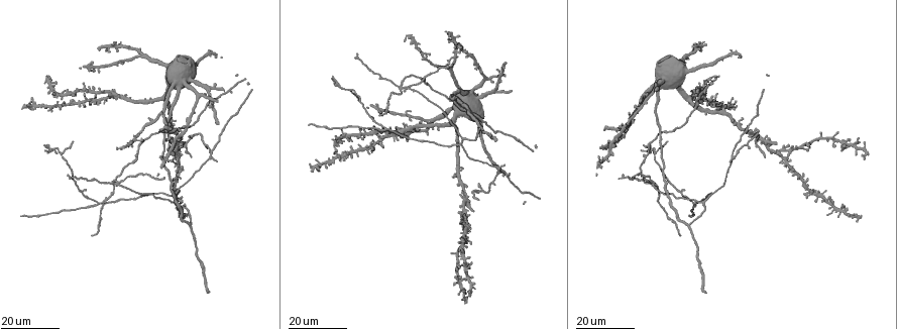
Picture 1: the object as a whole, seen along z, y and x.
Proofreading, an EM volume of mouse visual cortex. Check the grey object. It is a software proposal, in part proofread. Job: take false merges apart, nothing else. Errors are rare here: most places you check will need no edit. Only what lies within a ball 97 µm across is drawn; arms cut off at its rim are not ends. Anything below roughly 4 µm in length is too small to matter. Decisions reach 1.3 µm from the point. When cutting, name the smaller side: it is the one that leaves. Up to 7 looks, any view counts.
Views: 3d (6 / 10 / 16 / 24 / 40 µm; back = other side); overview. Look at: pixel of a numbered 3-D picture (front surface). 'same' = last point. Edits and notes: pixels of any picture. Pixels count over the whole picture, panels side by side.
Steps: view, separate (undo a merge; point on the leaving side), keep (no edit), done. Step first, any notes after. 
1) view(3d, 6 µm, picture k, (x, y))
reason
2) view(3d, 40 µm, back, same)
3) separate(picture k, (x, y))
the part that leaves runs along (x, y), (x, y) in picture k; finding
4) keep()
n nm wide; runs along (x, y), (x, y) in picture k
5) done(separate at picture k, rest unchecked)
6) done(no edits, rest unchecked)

view(3d, 24 µm, picture 1, (96, 203))
a fork

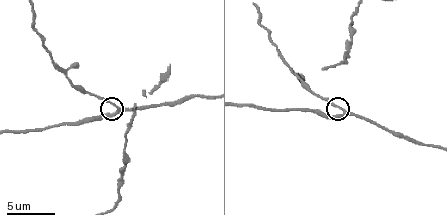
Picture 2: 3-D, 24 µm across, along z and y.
view(3d, 10 µm, picture 2, (344, 111))

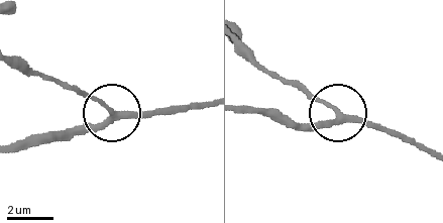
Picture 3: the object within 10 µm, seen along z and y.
view(3d, 6 µm, picture 3, (336, 116))

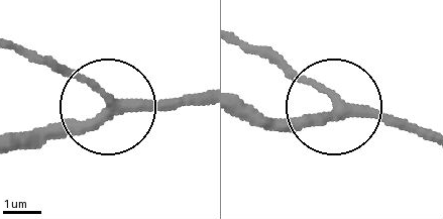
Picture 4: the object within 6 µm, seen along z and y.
keep()
3 arms; runs along (201, 95), (114, 102), (57, 124), (30, 146) in picture 4; all the same neuron

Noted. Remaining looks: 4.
view(3d, 24 µm, picture 1, (192, 227))
branch point

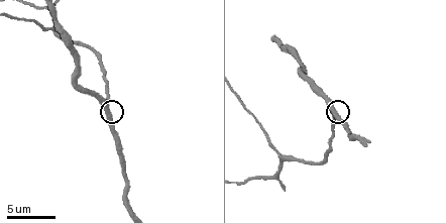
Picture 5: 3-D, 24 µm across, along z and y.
view(3d, 10 µm, picture 5, (334, 107))

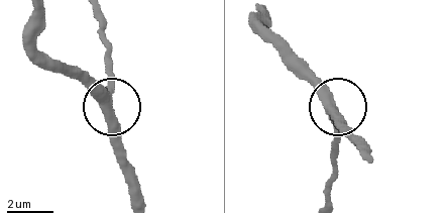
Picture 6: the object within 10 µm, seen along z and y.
view(3d, 10 µm, back, picture 6, (334, 113))

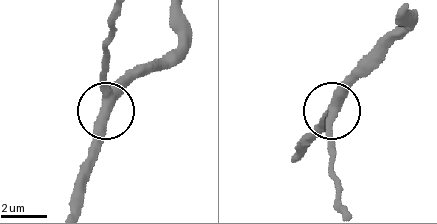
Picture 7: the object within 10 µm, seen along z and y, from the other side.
keep()
370 nm wide; continuous, no second neuron

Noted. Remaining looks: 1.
view(3d, 10 µm, picture 5, (273, 176))
three arms meet

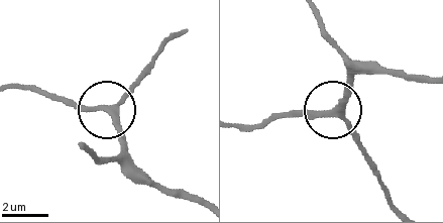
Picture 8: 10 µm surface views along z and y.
keep()
220 nm wide; one neuron here

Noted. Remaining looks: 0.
done(no edits, rest unchecked)

